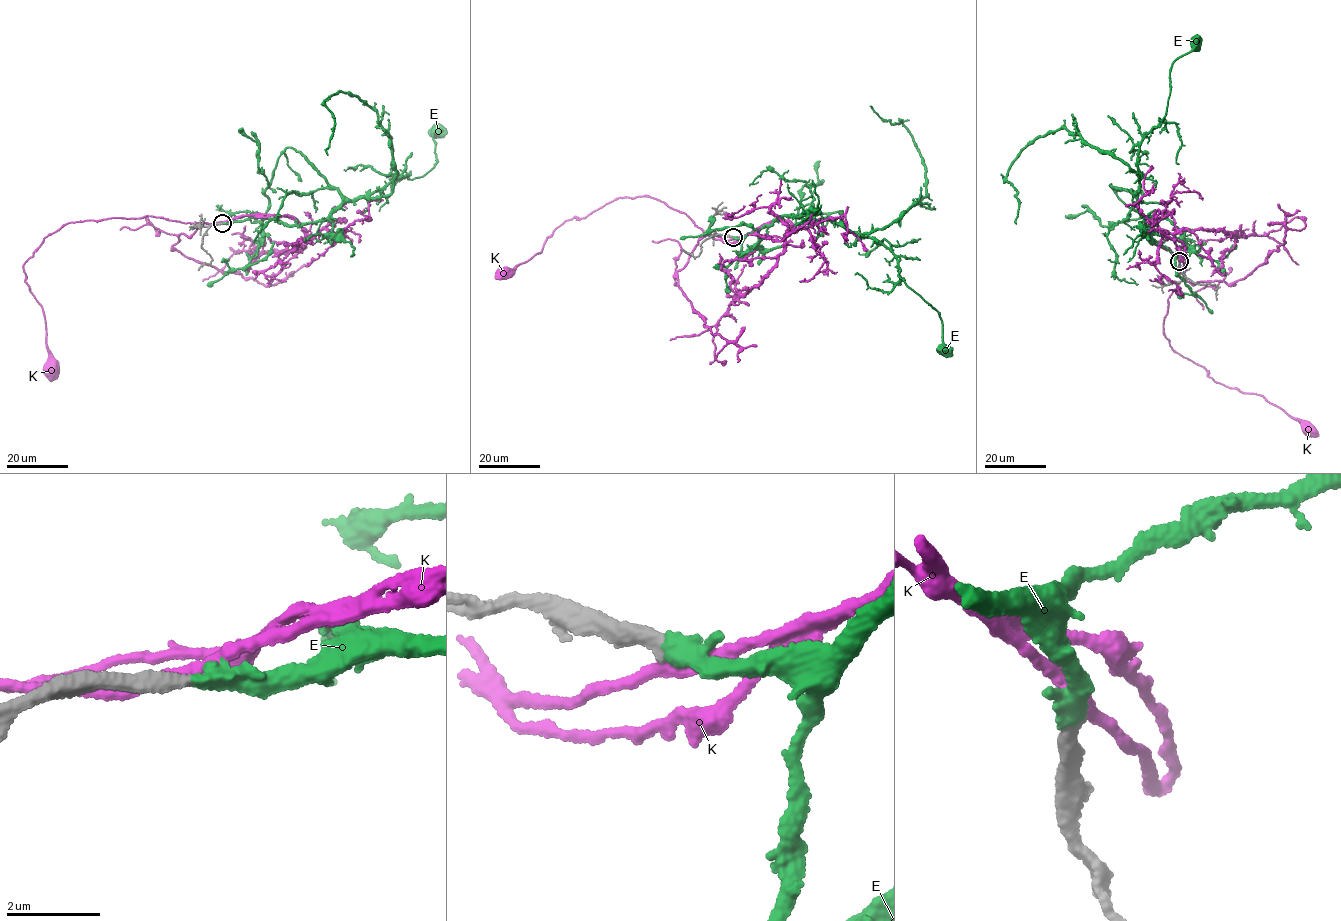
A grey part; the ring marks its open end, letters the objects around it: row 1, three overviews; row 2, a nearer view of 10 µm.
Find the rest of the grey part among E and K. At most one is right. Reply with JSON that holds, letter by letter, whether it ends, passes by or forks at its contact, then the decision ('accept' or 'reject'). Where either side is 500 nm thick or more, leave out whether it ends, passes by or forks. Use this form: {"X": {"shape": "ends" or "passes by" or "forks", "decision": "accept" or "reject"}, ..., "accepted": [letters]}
{"E": {"shape": "ends", "decision": "accept"}, "K": {"shape": "passes by", "decision": "reject"}, "accepted": ["E"]}

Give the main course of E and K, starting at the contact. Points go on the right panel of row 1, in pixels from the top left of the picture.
E: (1179, 261), (1145, 234), (1136, 202), (1137, 166), (1141, 142), (1160, 126), (1166, 110), (1172, 63), (1195, 41)
K: (1180, 260), (1184, 274), (1168, 299), (1163, 327), (1170, 346), (1216, 382), (1256, 393), (1309, 427)

